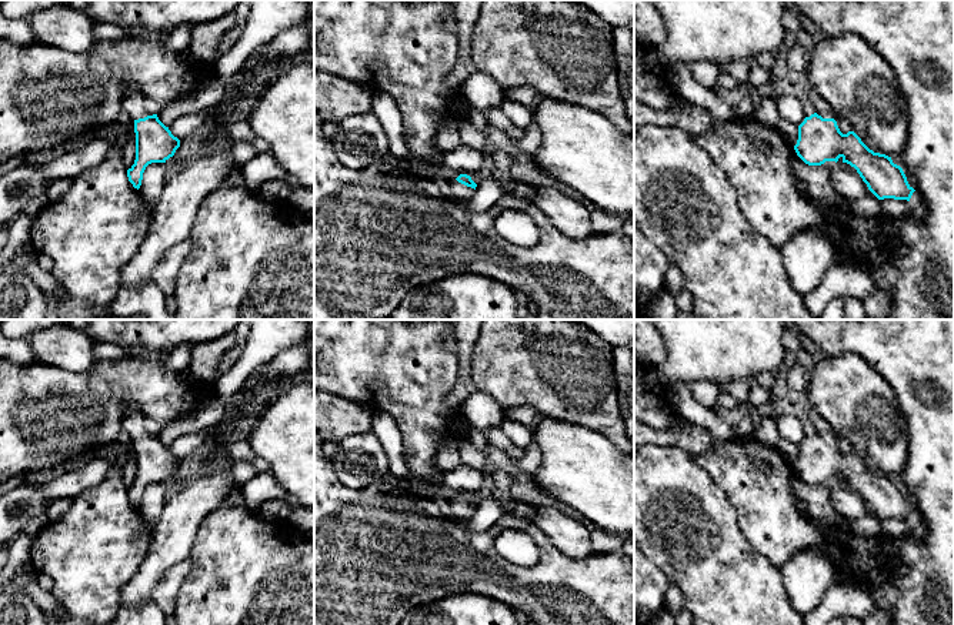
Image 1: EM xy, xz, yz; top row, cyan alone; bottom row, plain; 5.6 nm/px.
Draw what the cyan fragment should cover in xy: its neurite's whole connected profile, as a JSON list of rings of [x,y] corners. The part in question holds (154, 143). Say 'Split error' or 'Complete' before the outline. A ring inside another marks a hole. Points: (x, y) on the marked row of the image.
Split error. [[[133,81],[126,86],[123,111],[134,120],[136,160],[127,170],[127,177],[139,190],[146,167],[166,163],[180,147],[180,140],[159,120],[157,106],[143,96]]]

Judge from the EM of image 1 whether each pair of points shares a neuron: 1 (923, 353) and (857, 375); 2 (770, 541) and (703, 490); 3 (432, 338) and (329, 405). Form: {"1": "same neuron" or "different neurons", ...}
{"1": "different neurons", "2": "different neurons", "3": "different neurons"}

